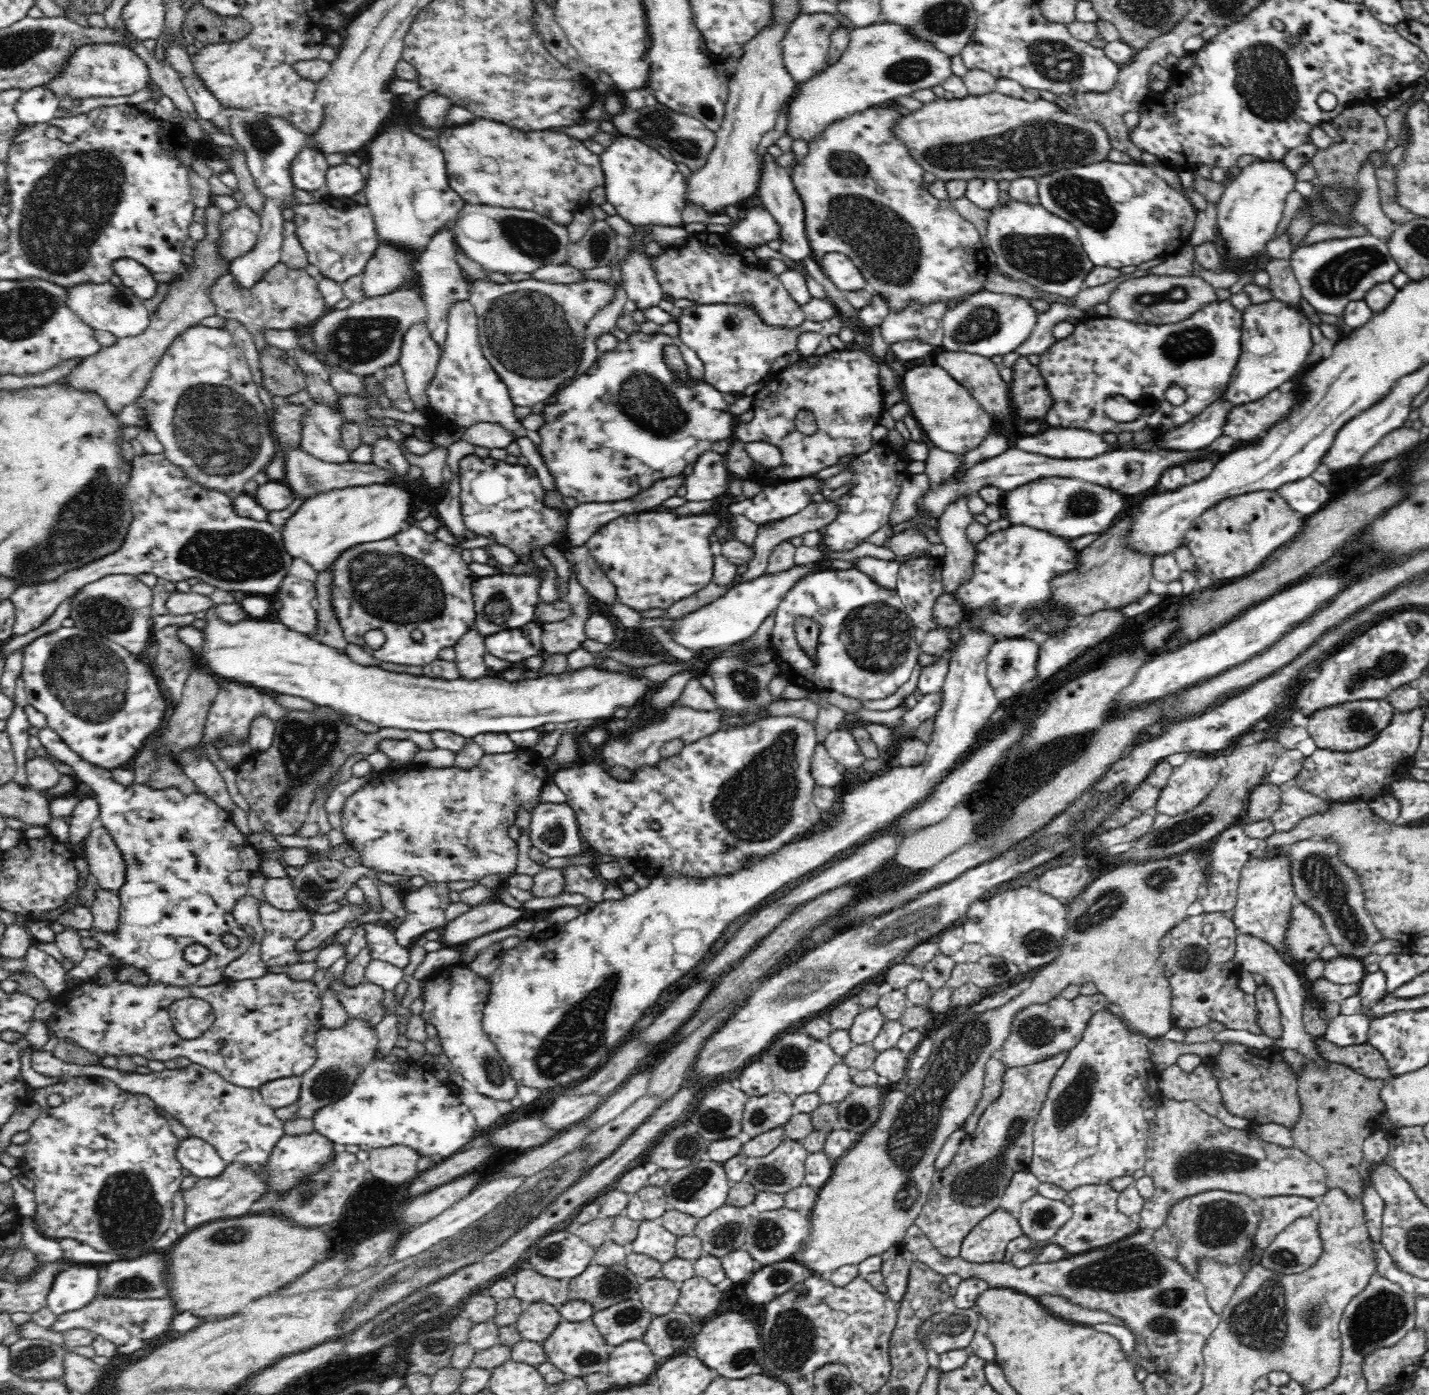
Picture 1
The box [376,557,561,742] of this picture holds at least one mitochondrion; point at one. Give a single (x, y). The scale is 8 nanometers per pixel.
(497, 609)

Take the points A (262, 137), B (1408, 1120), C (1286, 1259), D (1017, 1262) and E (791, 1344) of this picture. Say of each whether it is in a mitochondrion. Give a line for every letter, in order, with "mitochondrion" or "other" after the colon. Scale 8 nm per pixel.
A: mitochondrion
B: other
C: mitochondrion
D: other
E: mitochondrion

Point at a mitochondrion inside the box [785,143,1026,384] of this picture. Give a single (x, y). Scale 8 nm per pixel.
(888, 247)

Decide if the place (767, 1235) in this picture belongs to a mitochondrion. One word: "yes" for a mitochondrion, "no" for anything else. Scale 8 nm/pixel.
yes

